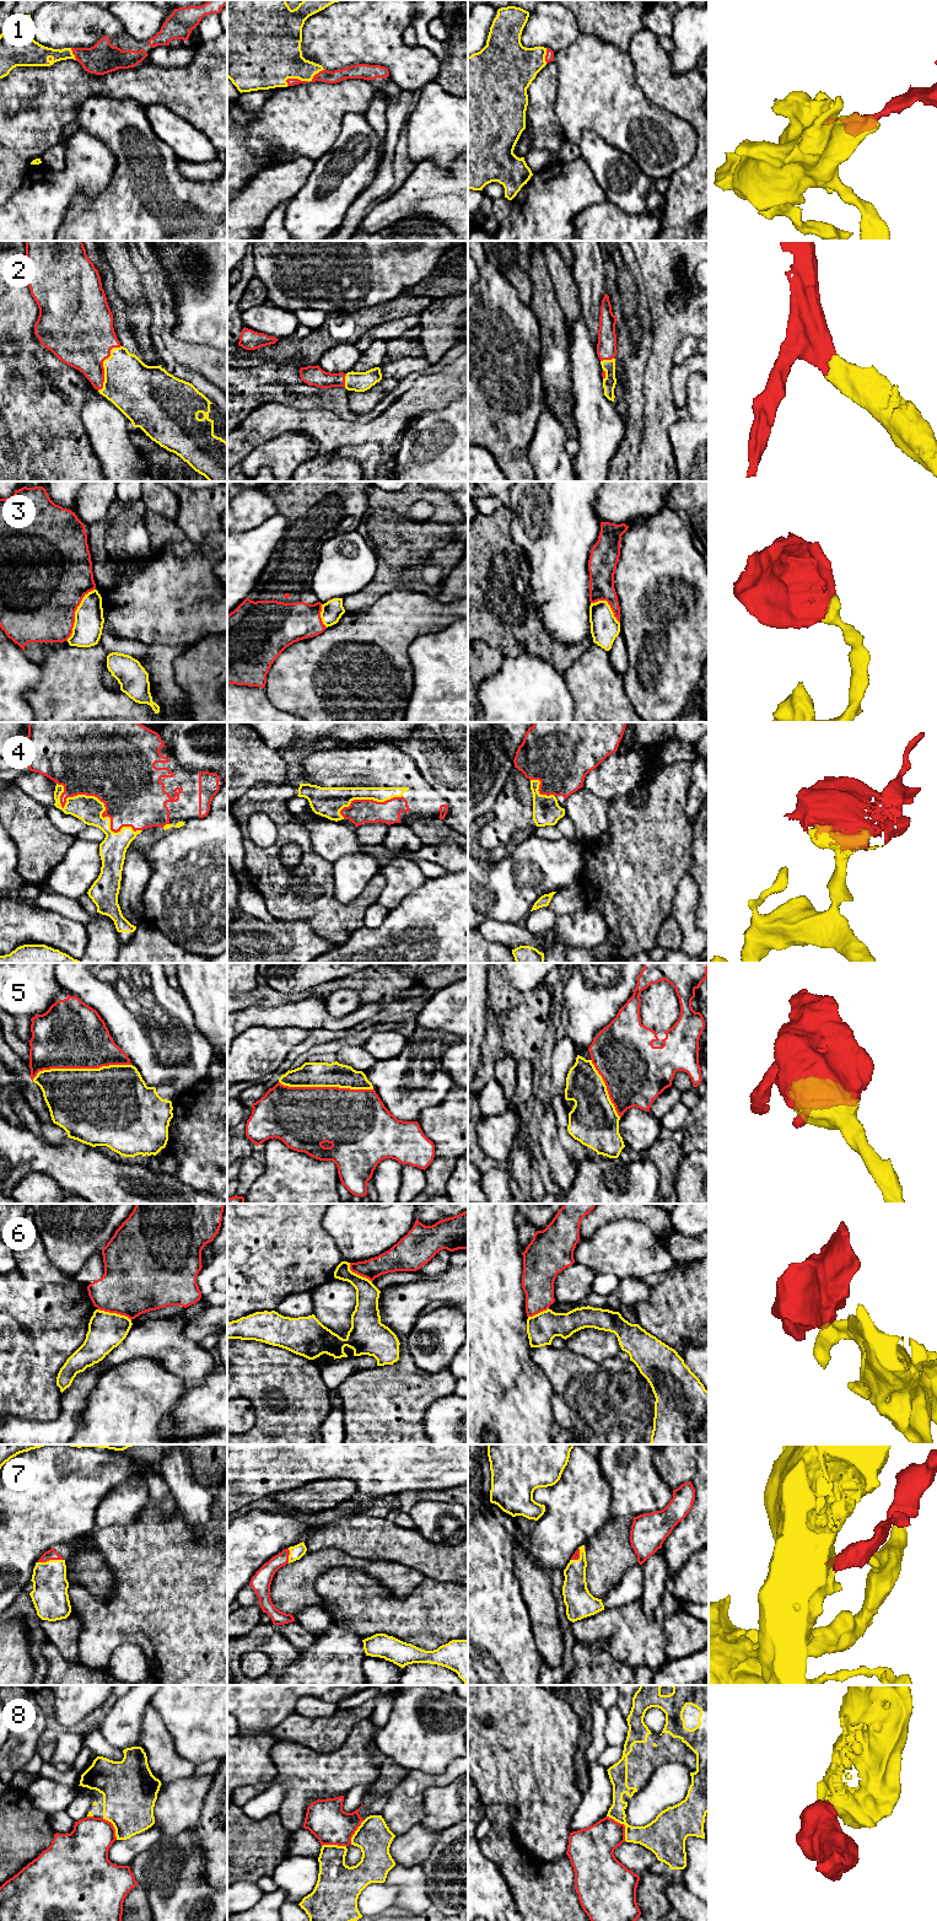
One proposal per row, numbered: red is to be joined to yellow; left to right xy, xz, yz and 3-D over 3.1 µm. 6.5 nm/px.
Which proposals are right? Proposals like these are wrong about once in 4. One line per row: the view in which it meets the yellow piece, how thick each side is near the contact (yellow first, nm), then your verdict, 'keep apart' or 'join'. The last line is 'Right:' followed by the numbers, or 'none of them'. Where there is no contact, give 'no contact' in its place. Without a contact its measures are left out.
1: meets yellow in xz; 340 nm thick on the yellow side, 50 nm on the other; join
2: meets yellow in xy; 340 nm thick on the yellow side, 420 nm on the other; join
3: meets yellow in xy; 190 nm thick on the yellow side, 500 nm on the other; keep apart
4: meets yellow in xy; 180 nm thick on the yellow side, 480 nm on the other; join
5: meets yellow in xy; 480 nm thick on the yellow side, 440 nm on the other; join
6: meets yellow in xy; 240 nm thick on the yellow side, 420 nm on the other; keep apart
7: meets yellow in xy; 240 nm thick on the yellow side, 70 nm on the other; join
8: meets yellow in yz; 200 nm thick on the yellow side, 260 nm on the other; keep apart
Right: 1, 2, 4, 5, 7

